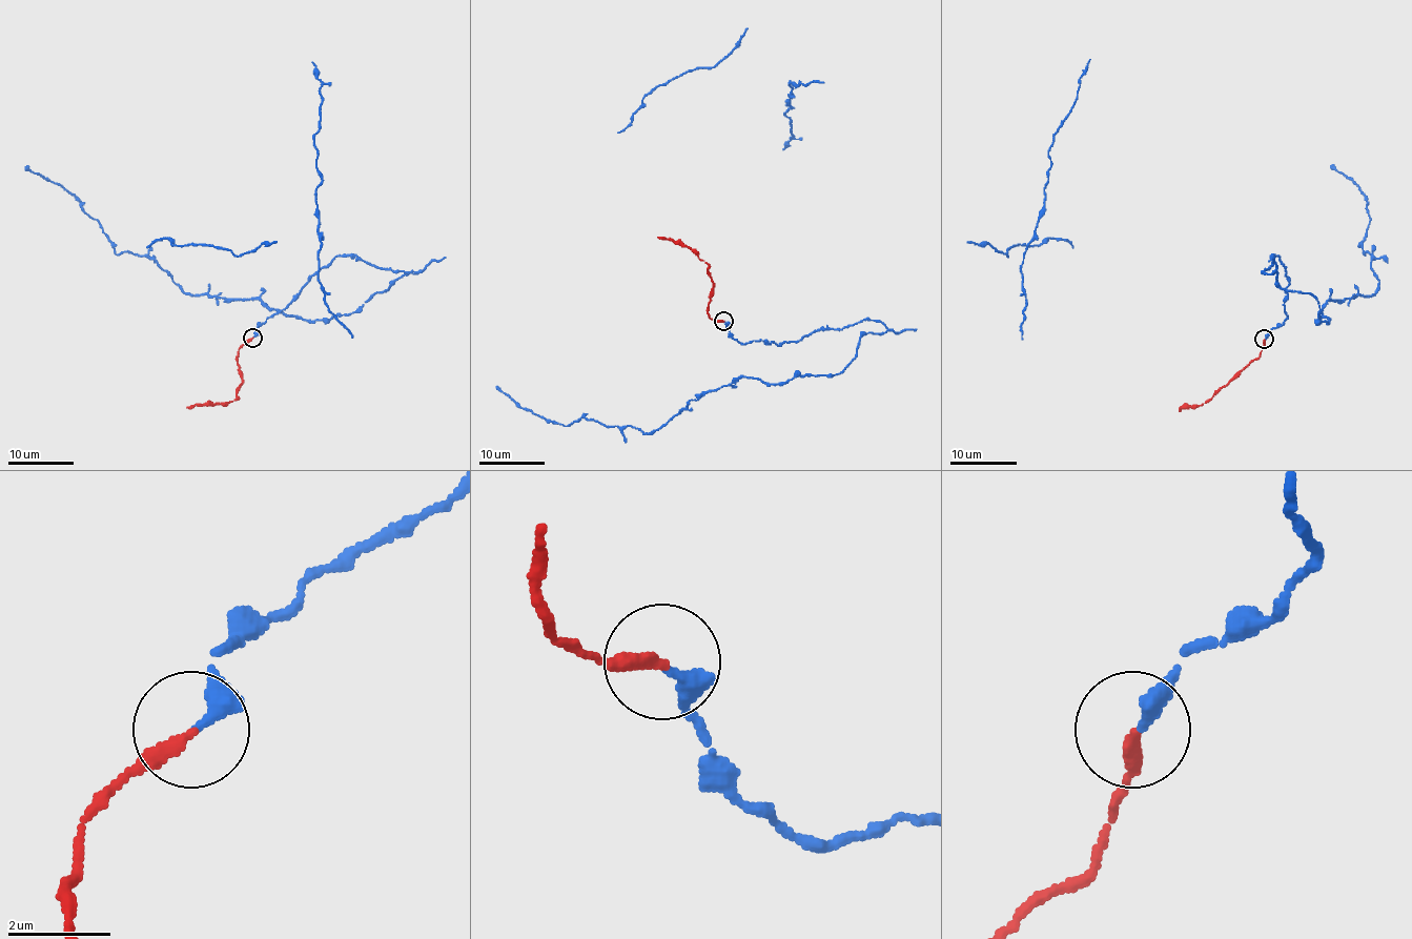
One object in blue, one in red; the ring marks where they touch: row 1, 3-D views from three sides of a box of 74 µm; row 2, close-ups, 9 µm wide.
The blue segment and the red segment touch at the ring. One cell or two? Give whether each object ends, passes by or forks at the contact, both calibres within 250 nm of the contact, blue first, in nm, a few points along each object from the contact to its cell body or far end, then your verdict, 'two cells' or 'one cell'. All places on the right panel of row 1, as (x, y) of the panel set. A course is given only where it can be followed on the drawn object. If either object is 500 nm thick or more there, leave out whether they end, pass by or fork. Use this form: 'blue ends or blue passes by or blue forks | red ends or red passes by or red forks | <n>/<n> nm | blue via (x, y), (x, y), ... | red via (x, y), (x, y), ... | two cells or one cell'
blue ends | red ends | 280/280 nm | blue via (1265, 339), (1288, 319), (1272, 256), (1263, 272), (1320, 321), (1375, 292), (1367, 200), (1331, 165) | red via (1265, 339), (1256, 359), (1208, 400), (1179, 410) | one cell

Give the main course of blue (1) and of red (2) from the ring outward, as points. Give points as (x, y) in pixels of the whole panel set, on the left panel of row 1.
1: (252, 337), (338, 256), (415, 273), (313, 321), (189, 294), (154, 259), (116, 252), (78, 200), (24, 166)
2: (252, 337), (237, 356), (241, 378), (238, 397), (186, 407)

